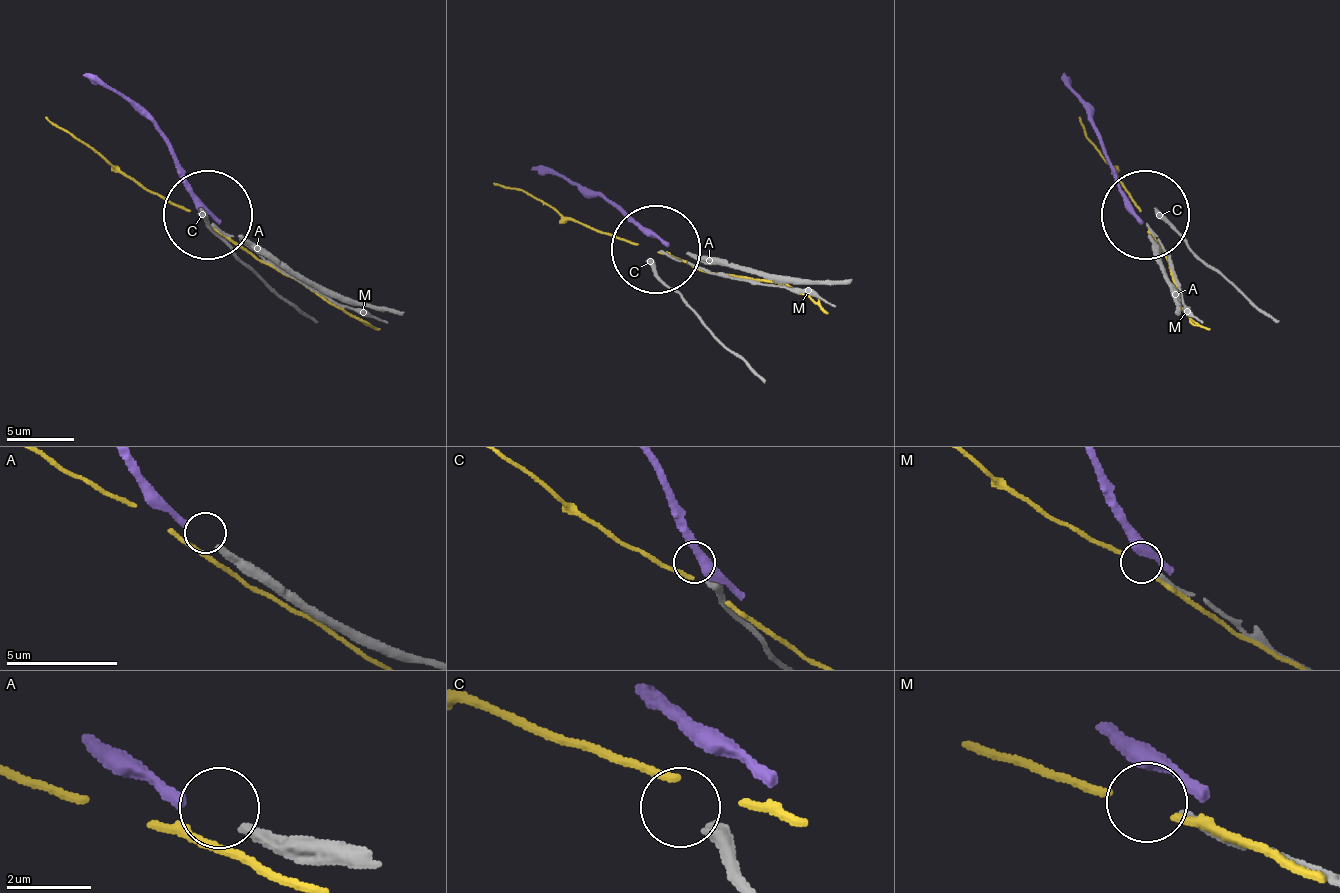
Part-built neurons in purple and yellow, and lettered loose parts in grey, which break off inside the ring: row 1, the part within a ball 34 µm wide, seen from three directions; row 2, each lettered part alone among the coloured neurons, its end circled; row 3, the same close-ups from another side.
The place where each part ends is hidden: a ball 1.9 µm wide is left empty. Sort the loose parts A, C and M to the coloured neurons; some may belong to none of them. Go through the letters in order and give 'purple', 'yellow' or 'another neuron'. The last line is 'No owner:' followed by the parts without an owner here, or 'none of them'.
A: purple
C: another neuron
M: another neuron
No owner: C, M

